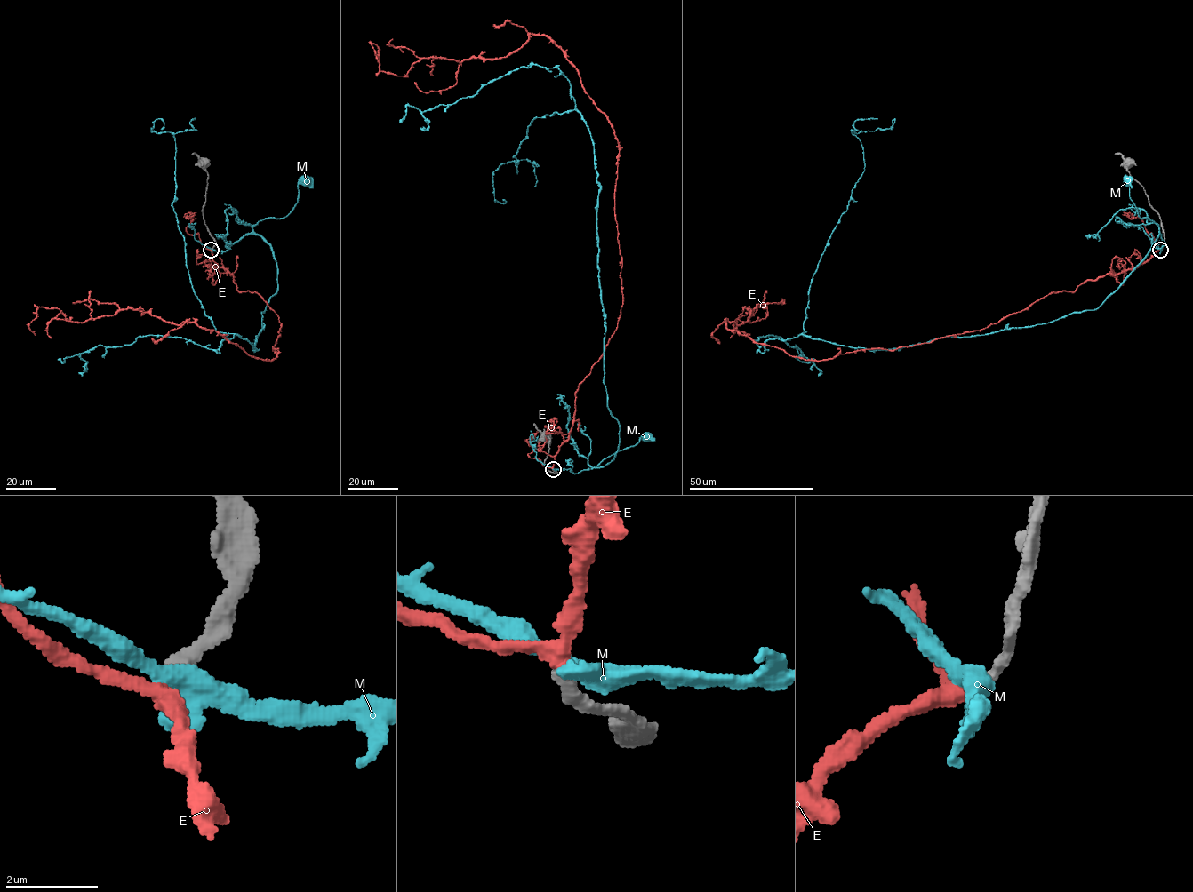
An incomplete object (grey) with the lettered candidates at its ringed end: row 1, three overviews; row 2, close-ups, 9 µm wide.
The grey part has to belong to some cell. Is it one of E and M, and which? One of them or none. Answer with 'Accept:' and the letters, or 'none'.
Accept: E

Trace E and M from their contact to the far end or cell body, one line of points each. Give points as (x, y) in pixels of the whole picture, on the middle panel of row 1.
E: (553, 469), (622, 305), (615, 131), (544, 35), (406, 75), (380, 70), (371, 43), (378, 59)
M: (553, 469), (569, 468), (578, 473), (594, 468), (607, 457), (633, 446), (644, 435), (647, 435)

